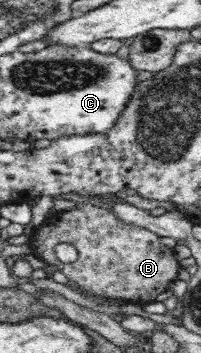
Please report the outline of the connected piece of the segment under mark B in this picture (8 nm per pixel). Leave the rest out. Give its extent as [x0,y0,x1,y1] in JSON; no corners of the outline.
[29,202,183,305]

